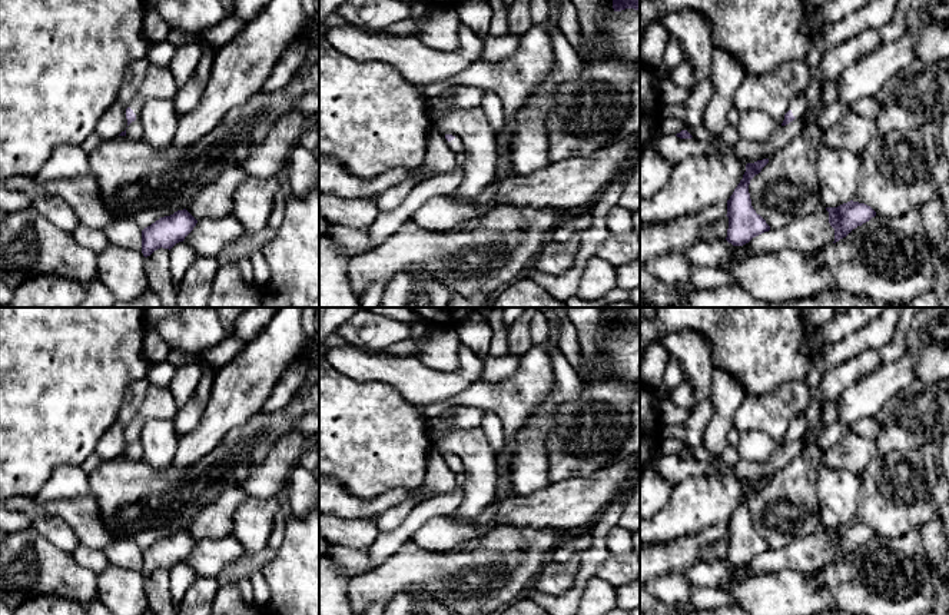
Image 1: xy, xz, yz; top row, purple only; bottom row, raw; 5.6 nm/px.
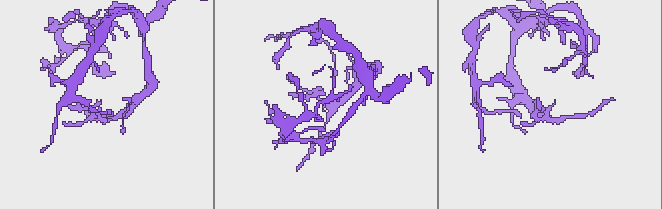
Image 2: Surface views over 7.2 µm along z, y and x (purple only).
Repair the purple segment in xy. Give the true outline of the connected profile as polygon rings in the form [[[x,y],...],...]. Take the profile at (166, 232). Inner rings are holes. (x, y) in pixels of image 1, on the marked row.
[[[186,209],[160,217],[142,230],[143,256],[147,257],[160,247],[170,250],[176,243],[185,240],[196,223],[198,220]]]

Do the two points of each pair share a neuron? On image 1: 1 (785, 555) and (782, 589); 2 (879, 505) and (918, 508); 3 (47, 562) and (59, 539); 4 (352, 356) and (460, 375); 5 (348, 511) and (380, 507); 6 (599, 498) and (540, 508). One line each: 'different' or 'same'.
1: different
2: same
3: different
4: same
5: same
6: same

